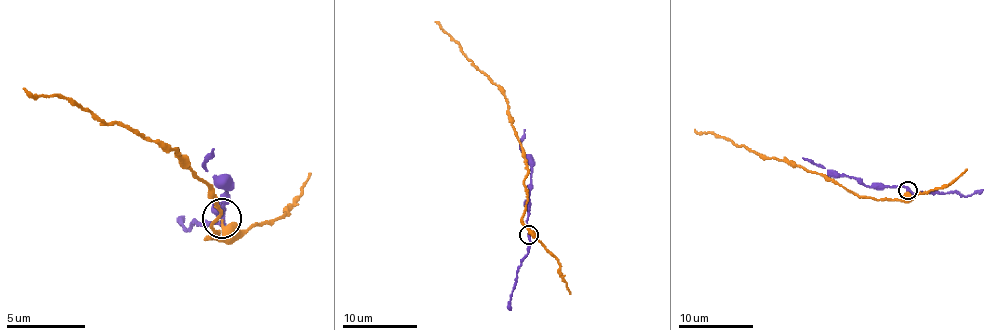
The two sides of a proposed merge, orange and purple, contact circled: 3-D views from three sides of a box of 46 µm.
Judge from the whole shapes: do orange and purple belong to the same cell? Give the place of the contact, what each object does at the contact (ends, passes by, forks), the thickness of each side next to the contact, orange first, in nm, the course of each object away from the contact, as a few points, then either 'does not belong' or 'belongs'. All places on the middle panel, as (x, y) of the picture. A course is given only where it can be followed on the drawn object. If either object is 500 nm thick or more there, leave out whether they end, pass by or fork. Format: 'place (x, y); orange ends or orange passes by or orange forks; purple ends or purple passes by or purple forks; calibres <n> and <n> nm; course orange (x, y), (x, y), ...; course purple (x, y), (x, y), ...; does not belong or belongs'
place (529, 234); orange ends; purple passes by; calibres 360 and 260 nm; course orange (528, 234), (522, 223), (528, 165), (511, 124), (508, 100), (435, 22); course purple (528, 234), (530, 163), (521, 150), (524, 130); does not belong

